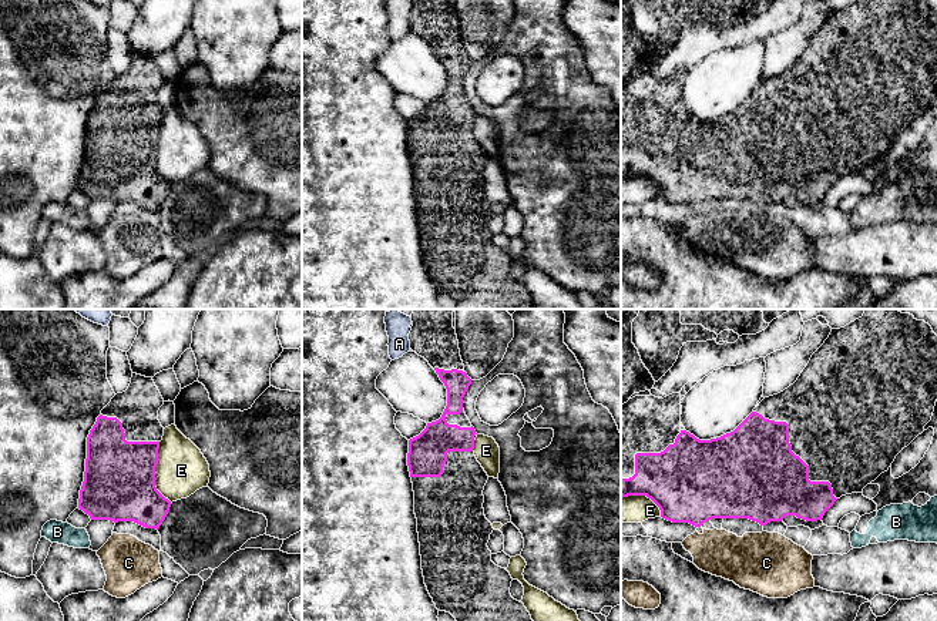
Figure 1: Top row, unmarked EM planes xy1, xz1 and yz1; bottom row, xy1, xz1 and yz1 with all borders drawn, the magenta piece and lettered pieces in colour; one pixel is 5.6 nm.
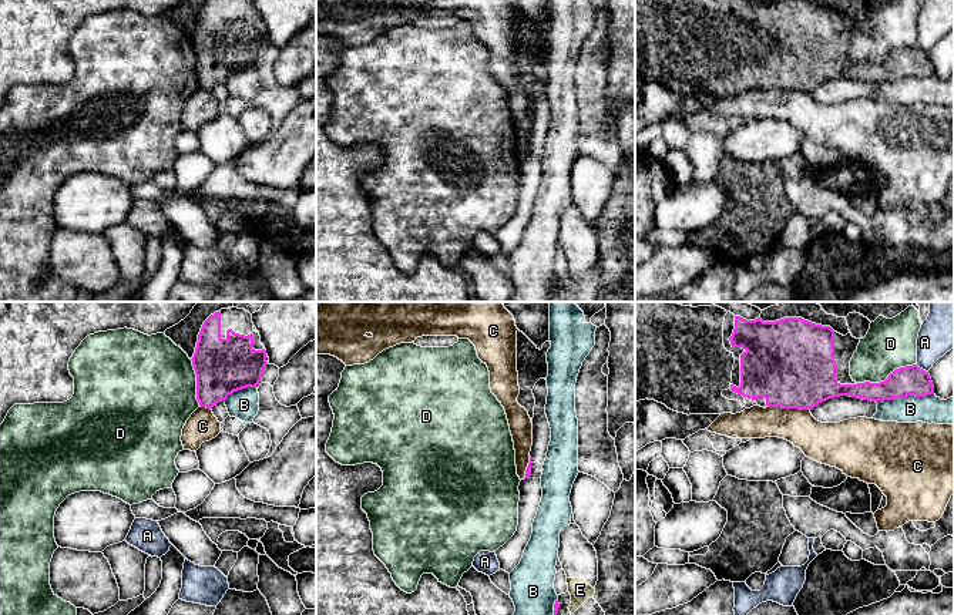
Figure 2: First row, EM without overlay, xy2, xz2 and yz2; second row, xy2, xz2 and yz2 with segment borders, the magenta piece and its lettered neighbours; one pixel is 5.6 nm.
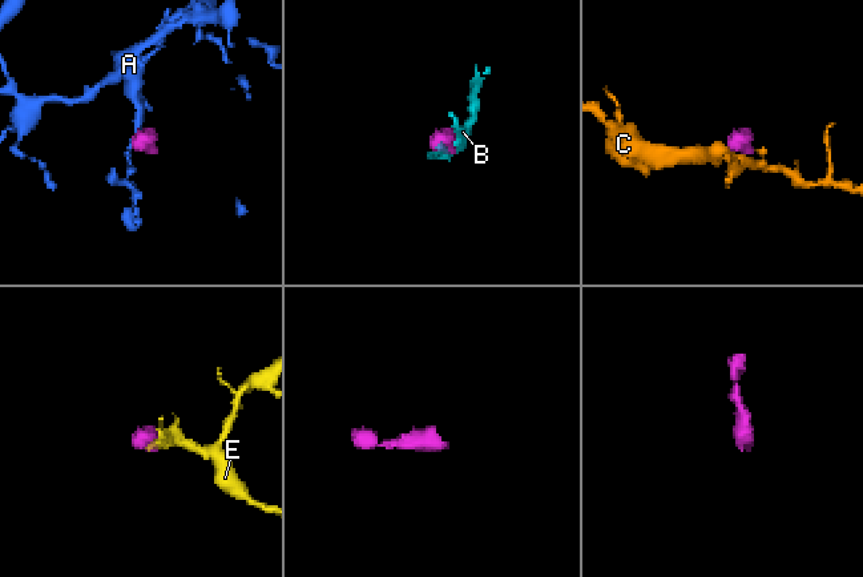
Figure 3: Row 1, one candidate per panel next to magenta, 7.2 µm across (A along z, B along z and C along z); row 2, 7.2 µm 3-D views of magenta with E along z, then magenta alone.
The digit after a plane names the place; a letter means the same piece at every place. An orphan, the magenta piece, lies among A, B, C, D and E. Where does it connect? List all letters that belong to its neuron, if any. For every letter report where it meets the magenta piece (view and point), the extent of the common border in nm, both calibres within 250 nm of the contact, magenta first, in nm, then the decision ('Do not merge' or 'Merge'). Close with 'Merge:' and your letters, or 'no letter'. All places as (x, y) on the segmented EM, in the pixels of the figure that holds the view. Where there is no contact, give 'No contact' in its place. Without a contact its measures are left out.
A: Touches magenta at yz2 (921, 369). Shared border 80 nm. Thickness 170 nm (magenta) against 220 nm. Do not merge
B: Touches magenta at yz2 (904, 396). Shared border 320 nm. Thickness 170 nm (magenta) against 160 nm. Do not merge
C: Touches magenta at yz2 (789, 407). Shared border 240 nm. Thickness 480 nm (magenta) against 220 nm. Do not merge
D: Touches magenta at yz2 (887, 377). Shared border 360 nm. Thickness 170 nm (magenta) against 280 nm. Do not merge
E: Touches magenta at xy1 (154, 473). Shared border 360 nm. Thickness 400 nm (magenta) against 280 nm. Do not merge
Merge: no letter

